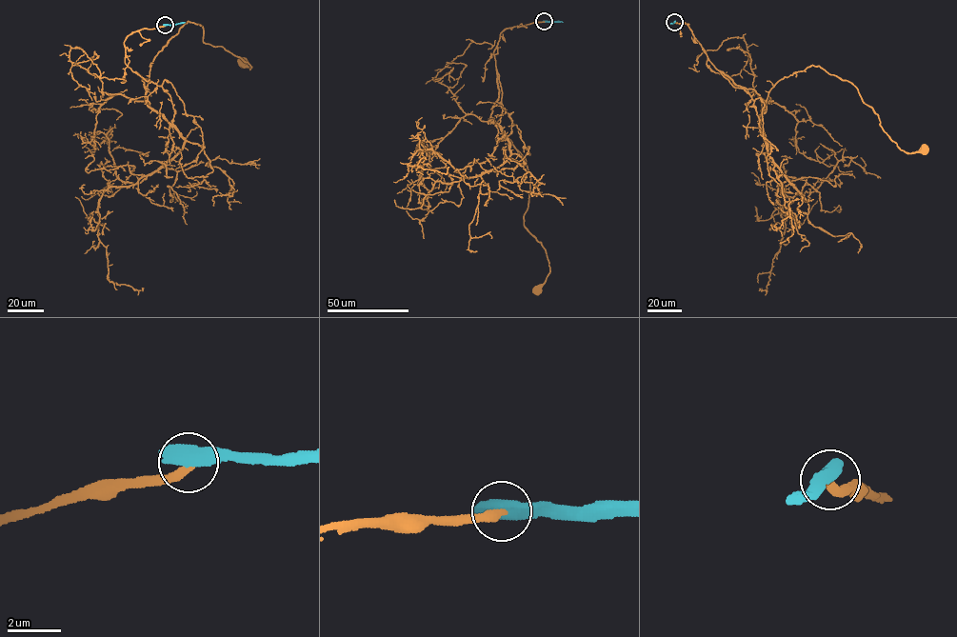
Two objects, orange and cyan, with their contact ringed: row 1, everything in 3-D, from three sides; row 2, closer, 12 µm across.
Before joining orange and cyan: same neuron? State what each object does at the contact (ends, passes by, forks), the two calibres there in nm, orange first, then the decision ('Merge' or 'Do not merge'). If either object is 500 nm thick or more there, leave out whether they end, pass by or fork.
Thickness 340 nm (orange) against 750 nm. Do not merge

